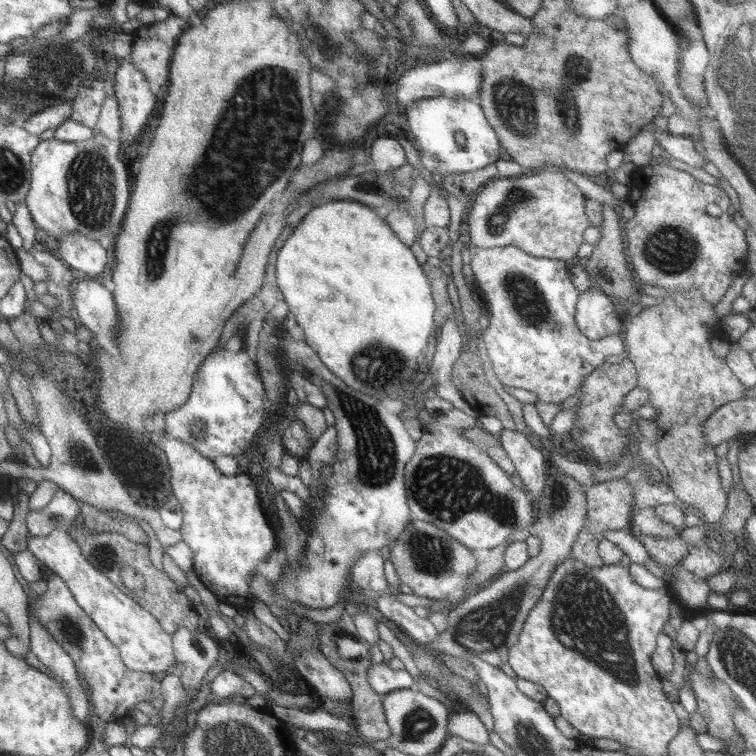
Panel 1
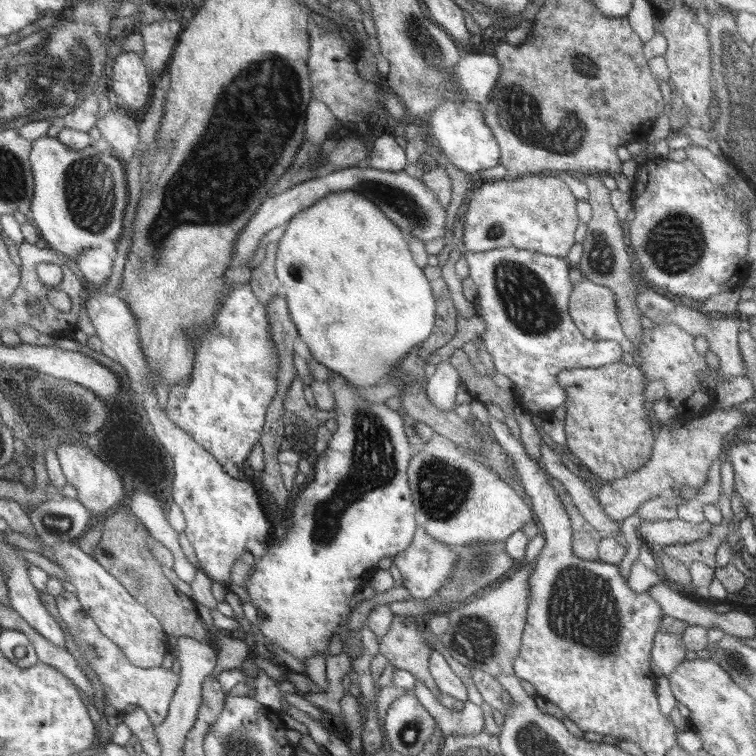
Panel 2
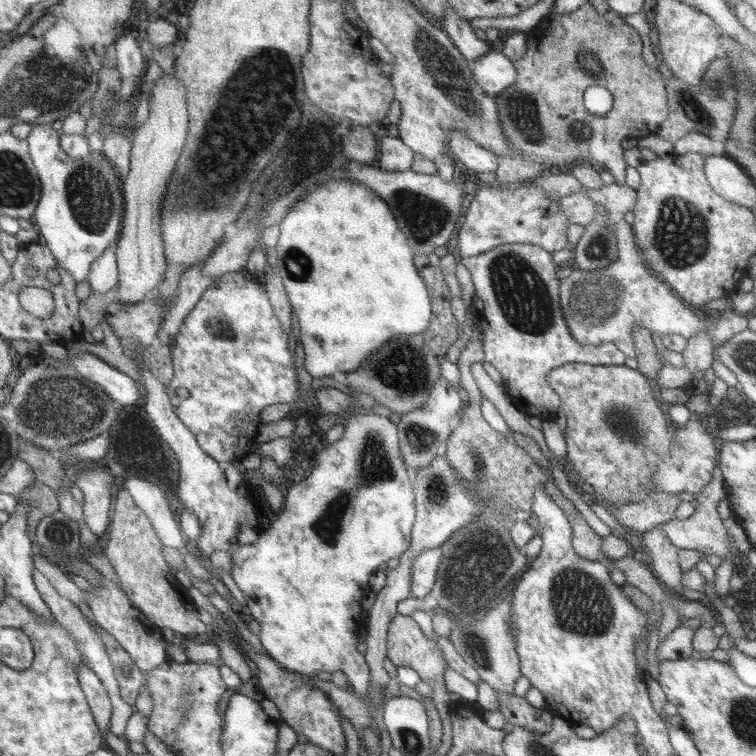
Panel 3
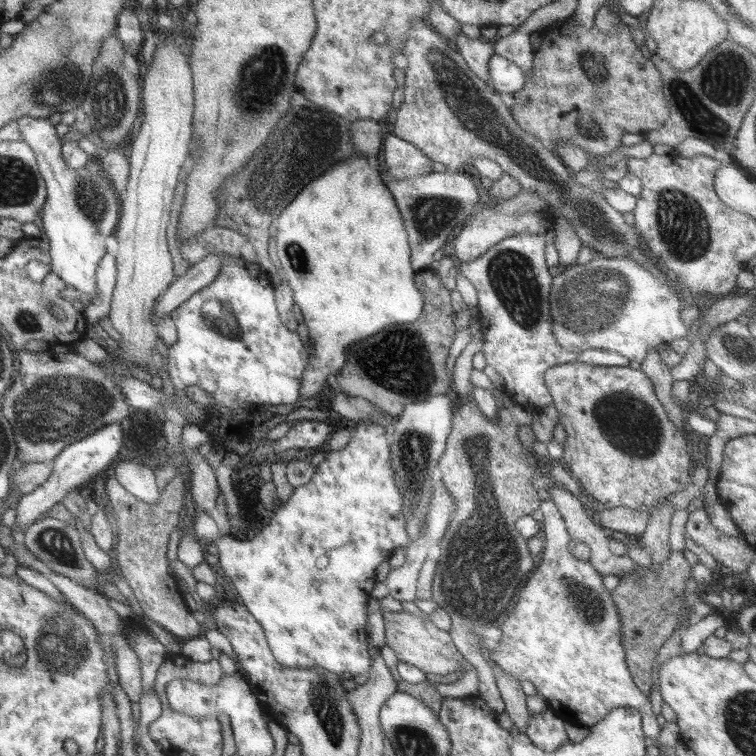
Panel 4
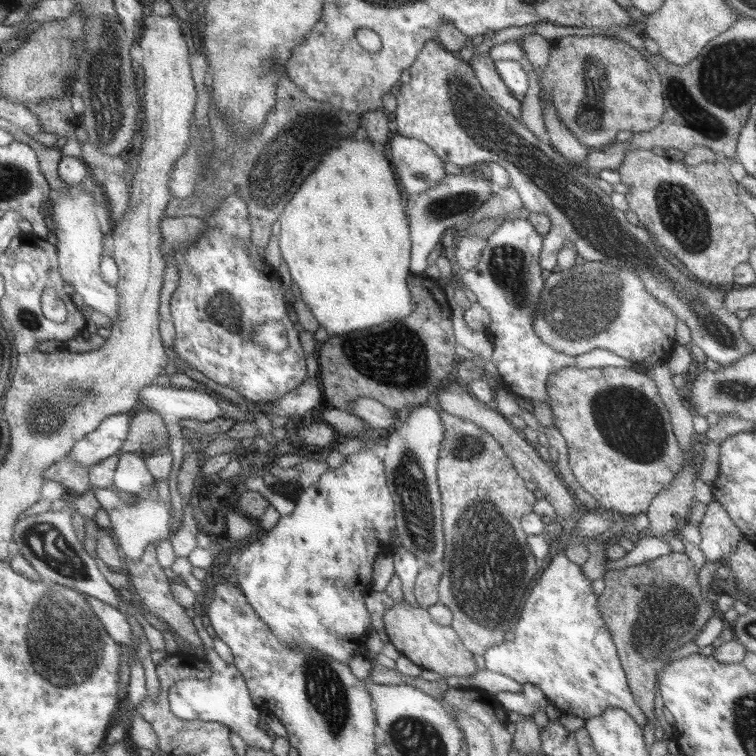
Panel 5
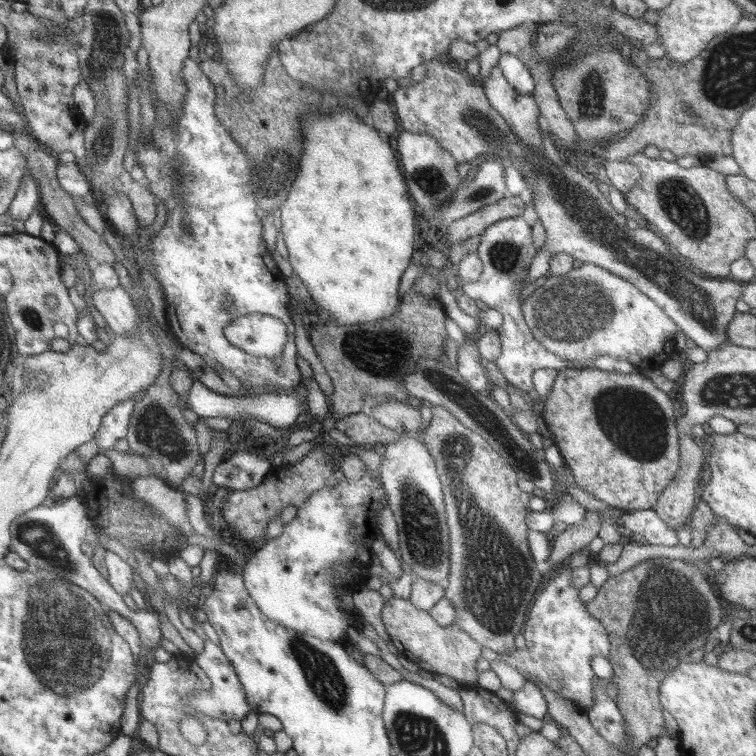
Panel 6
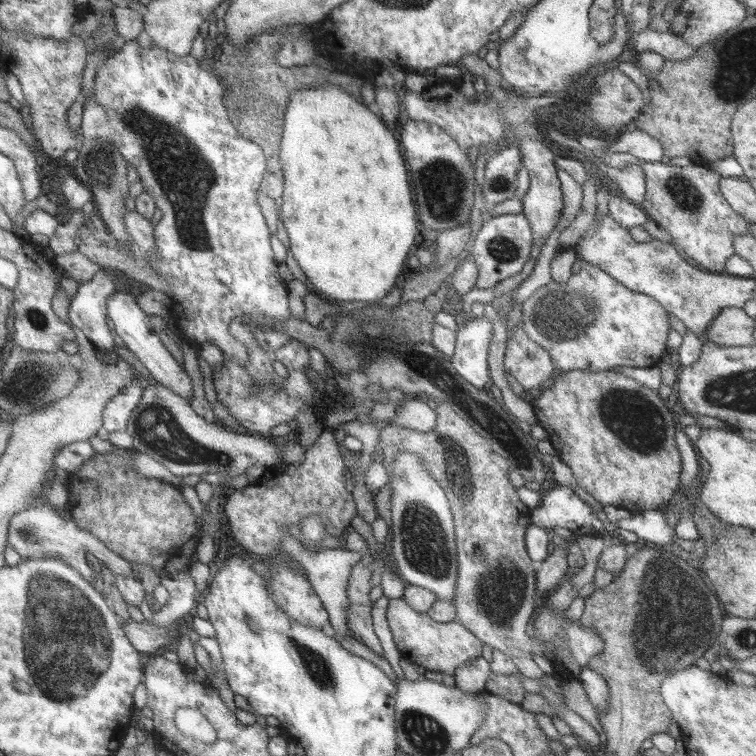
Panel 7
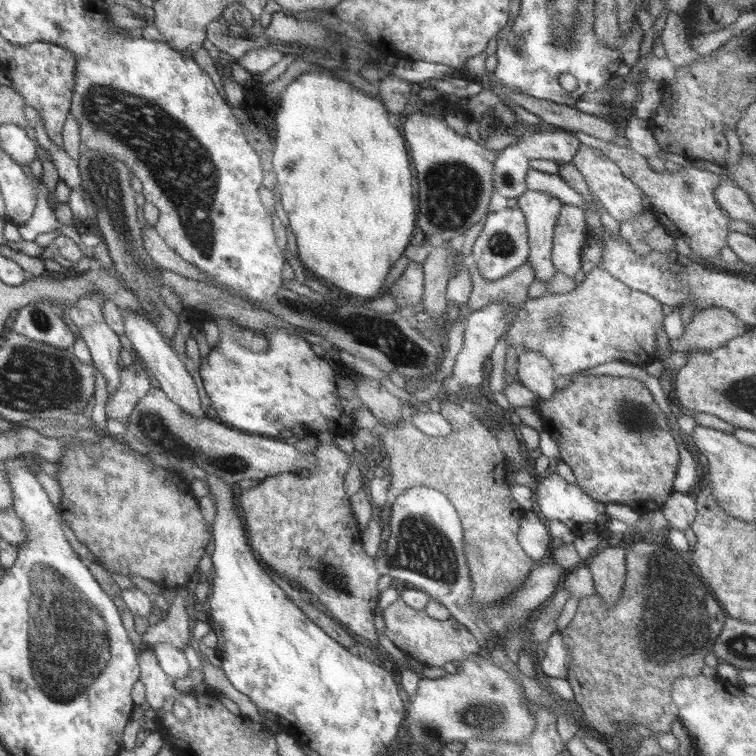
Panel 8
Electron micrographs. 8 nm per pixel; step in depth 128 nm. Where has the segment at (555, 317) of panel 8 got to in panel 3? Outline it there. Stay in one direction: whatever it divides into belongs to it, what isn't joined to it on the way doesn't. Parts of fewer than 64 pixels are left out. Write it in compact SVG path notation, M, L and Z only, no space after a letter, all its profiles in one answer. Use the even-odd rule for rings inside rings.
M624 214L615 215L613 219L615 236L620 240L618 260L610 262L606 268L590 272L572 266L572 273L562 280L561 308L569 331L578 344L600 346L614 343L626 357L635 358L636 349L631 333L635 326L643 326L651 334L659 334L660 337L678 334L685 339L706 331L715 348L749 328L747 316L730 309L724 310L718 319L711 319L710 328L704 328L704 320L694 316L694 312L674 296L672 289L648 268L644 254L637 247L636 235L632 234L631 225L624 220Z

